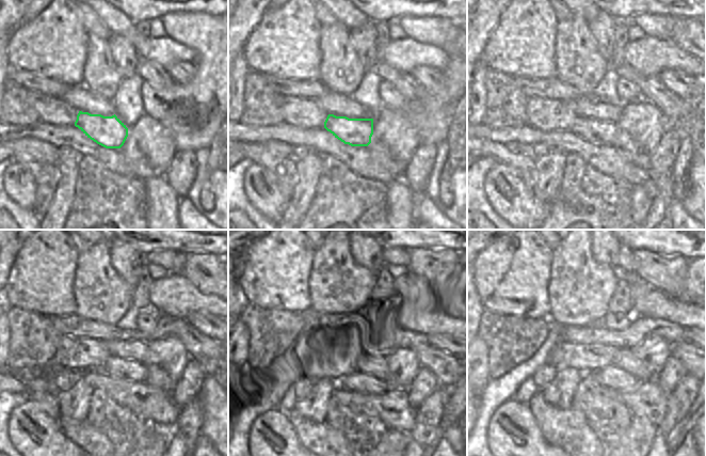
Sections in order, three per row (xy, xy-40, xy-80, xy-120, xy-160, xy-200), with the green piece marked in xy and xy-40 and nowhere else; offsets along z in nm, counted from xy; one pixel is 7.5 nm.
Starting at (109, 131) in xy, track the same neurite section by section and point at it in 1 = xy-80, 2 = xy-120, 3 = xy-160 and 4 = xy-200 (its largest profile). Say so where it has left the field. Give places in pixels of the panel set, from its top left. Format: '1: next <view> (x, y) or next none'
1: next xy-80 (593, 130)
2: next xy-120 (132, 371)
3: next xy-160 (376, 378)
4: next xy-200 (613, 377)

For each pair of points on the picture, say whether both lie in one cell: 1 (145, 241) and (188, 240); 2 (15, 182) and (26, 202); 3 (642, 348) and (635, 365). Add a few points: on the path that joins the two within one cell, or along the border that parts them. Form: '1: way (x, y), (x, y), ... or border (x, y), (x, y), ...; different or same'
1: way (156, 242), (177, 240); same
2: way (20, 187), (26, 197); same
3: border (630, 349), (655, 374); different

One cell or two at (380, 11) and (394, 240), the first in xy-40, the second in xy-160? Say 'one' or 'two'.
one

